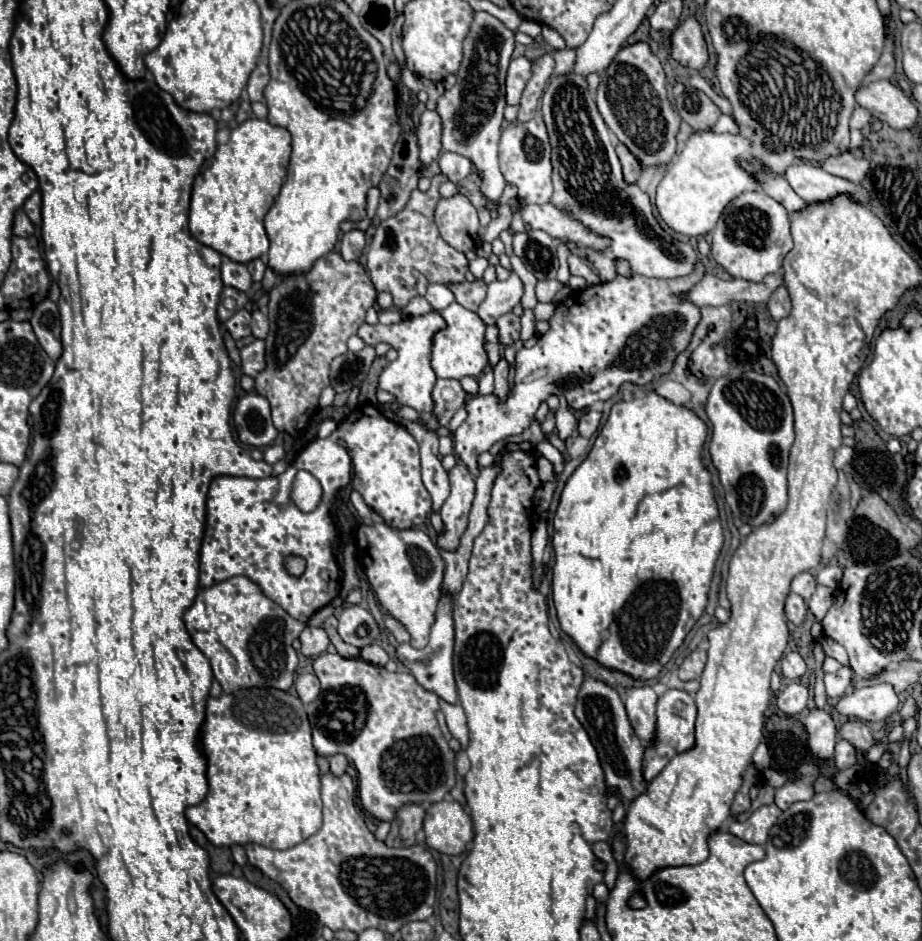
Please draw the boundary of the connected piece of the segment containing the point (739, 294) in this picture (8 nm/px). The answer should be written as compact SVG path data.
M706 274L688 294L686 298L694 302L696 306L724 306L734 300L740 302L756 302L756 304L768 304L772 292L784 284L782 274L770 274L760 284L732 278L722 280L718 276Z

